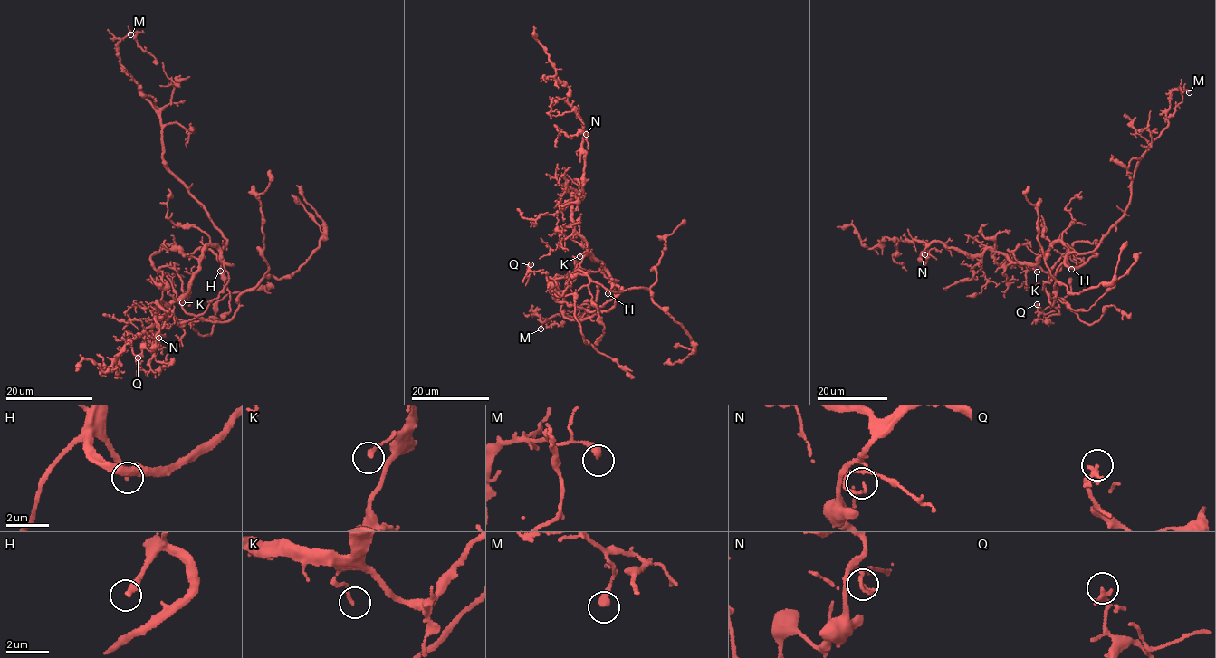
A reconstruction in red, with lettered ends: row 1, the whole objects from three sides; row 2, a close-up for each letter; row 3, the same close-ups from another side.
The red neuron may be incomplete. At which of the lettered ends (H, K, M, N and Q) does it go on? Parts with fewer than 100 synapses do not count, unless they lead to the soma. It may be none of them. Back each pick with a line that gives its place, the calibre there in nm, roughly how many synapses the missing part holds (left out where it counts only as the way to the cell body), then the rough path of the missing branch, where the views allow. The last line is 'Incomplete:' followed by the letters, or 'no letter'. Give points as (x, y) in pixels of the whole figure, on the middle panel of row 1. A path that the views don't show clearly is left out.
H: place (608, 293); calibre 240 nm; course (608, 293), (593, 319), (602, 339), (589, 338), (587, 304), (581, 339), (638, 379), (652, 381), (659, 371)
Incomplete: H

